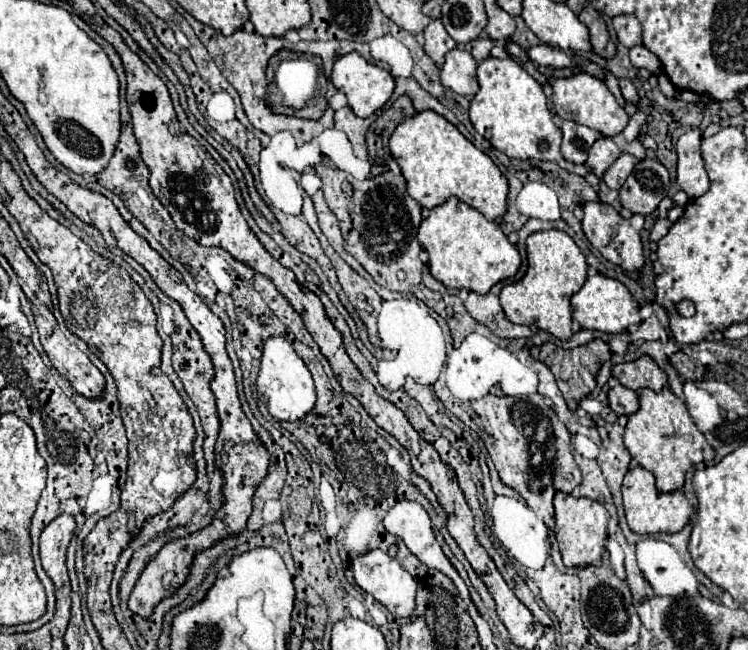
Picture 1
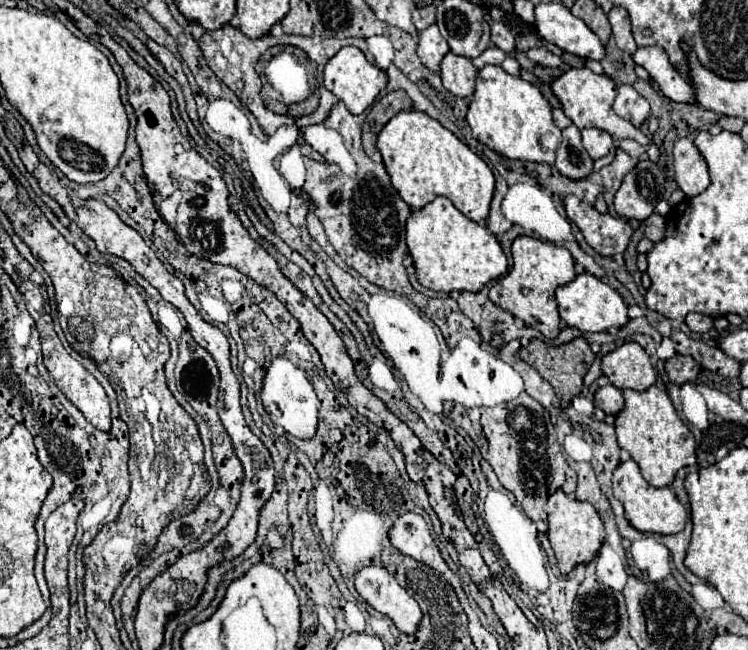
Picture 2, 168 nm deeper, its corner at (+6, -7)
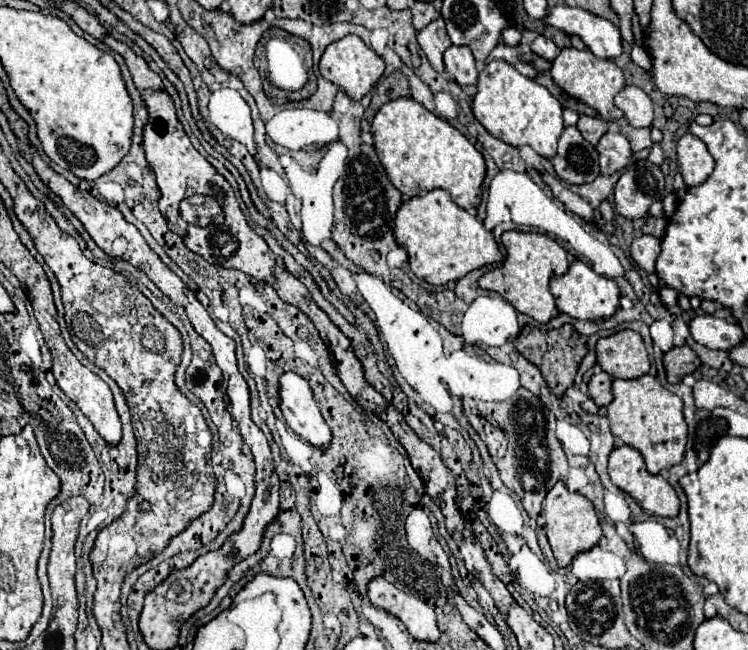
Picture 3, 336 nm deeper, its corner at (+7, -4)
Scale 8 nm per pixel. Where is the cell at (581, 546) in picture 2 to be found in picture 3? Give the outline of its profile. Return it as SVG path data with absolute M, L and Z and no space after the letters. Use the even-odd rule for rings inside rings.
M556 482L556 486L546 494L542 502L542 512L546 516L546 536L560 568L566 568L576 554L594 548L602 538L602 528L592 502L580 492L568 492L564 482Z

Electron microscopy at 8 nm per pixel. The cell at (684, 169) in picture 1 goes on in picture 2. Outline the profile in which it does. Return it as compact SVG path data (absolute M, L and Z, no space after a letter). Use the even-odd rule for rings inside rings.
M679 139L673 147L675 181L687 197L695 197L709 187L707 163L691 139Z

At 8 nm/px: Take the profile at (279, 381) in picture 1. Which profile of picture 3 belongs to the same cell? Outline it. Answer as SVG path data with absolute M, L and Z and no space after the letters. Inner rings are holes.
M286 372L280 376L280 410L286 424L310 442L316 448L326 448L332 440L332 432L324 422L308 382L294 374Z

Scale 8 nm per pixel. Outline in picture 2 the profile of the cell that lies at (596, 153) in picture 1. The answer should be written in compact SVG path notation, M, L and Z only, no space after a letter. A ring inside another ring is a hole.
M583 129L581 135L583 135L583 147L587 149L587 153L591 155L593 161L605 157L609 153L609 149L613 147L613 139L605 131L599 131L599 129Z

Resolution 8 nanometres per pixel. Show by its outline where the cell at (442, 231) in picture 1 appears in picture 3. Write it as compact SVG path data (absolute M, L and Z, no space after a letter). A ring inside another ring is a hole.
M442 188L408 198L400 204L394 218L394 240L406 248L410 270L432 286L444 286L480 266L502 260L492 232L488 232L476 216L454 204L450 194Z

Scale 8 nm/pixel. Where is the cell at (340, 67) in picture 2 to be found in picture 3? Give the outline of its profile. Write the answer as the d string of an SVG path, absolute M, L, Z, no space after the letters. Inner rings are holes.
M350 34L350 36L344 36L344 38L332 42L324 50L318 68L326 80L330 80L338 88L342 88L352 100L360 100L364 94L368 94L374 88L374 84L384 74L384 60L372 48L368 48L358 36Z

